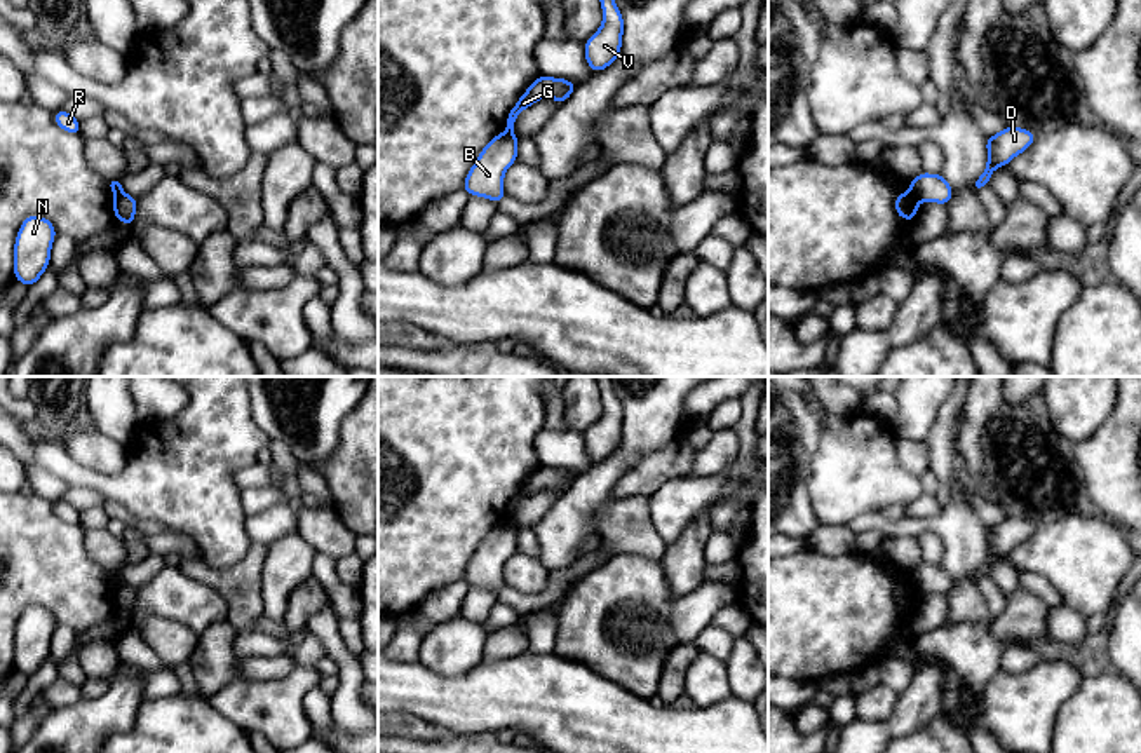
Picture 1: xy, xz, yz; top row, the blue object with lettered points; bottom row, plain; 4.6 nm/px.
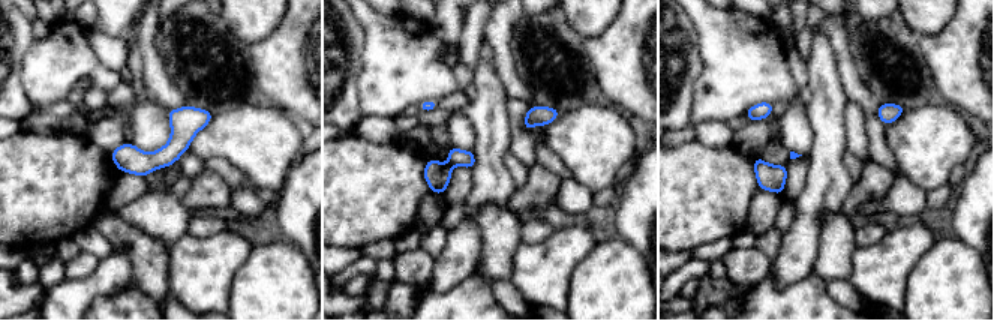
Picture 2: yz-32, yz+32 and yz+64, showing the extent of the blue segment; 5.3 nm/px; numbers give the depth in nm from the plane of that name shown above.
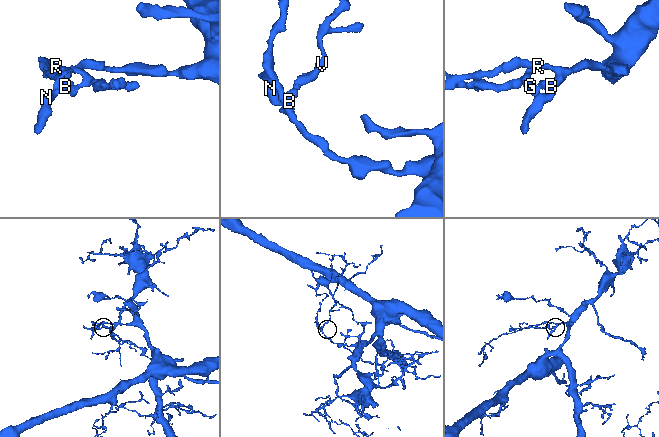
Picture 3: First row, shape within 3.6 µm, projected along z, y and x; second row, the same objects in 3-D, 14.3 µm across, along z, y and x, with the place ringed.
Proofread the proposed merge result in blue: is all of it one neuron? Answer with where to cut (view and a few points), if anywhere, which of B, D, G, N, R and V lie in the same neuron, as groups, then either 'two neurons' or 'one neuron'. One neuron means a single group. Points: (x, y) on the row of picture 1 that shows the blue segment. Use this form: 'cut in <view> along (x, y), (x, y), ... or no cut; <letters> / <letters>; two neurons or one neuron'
cut in yz along (913, 192), (918, 201); B D N R / G V; two neurons

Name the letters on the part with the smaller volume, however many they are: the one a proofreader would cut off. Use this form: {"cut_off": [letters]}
{"cut_off": ["G", "V"]}

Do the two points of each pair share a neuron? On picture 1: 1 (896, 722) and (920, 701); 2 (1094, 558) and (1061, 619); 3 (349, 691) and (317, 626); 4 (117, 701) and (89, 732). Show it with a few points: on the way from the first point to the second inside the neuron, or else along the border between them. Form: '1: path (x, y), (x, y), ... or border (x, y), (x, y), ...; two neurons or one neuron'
1: path (901, 720), (915, 706); one neuron
2: border (1065, 603), (1084, 619); two neurons
3: path (349, 675), (349, 664), (333, 642); one neuron
4: path (112, 708), (94, 725); one neuron

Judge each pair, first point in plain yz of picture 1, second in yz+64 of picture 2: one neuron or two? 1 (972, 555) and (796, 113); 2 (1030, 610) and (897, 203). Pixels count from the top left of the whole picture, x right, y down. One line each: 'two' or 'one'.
1: two
2: two

